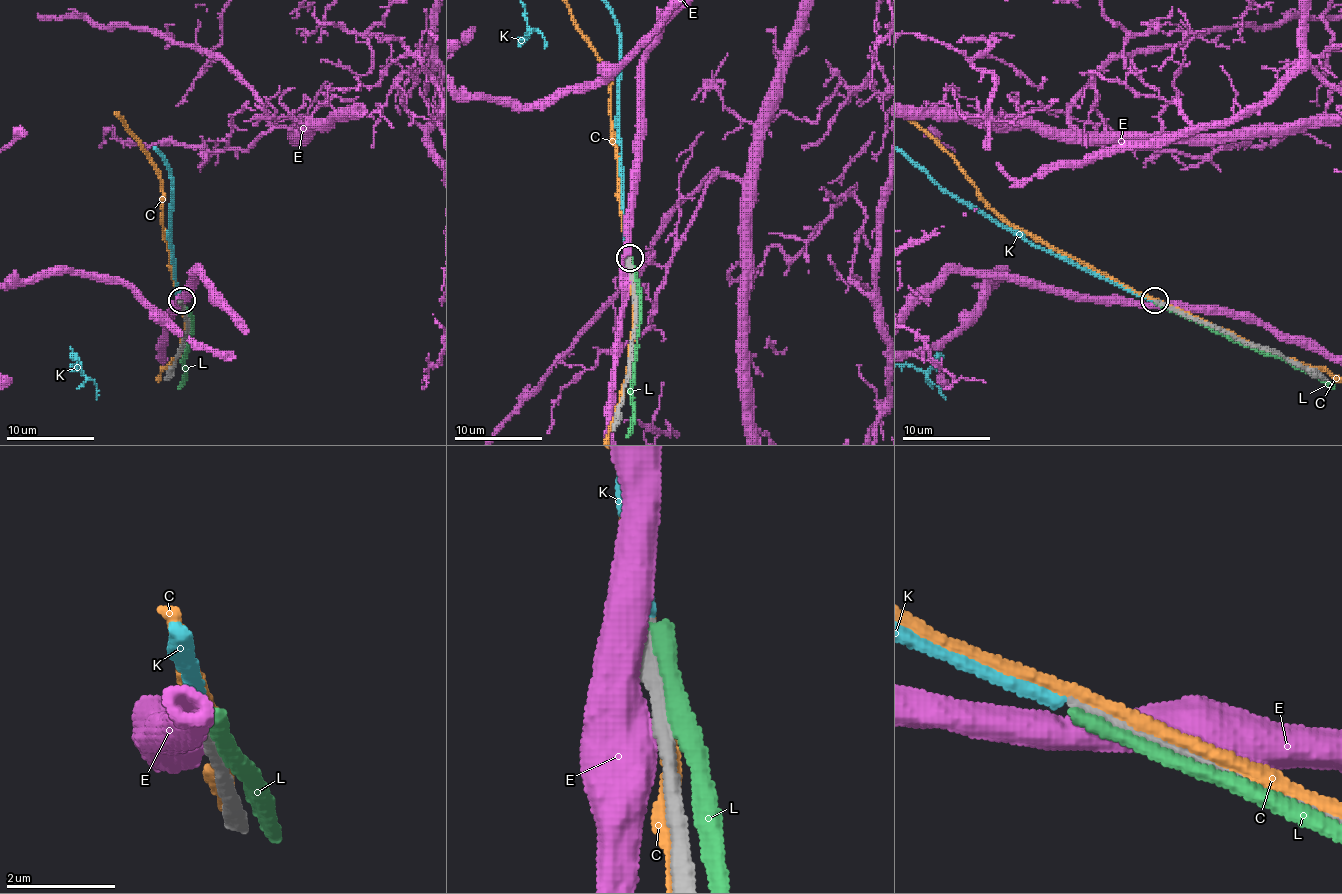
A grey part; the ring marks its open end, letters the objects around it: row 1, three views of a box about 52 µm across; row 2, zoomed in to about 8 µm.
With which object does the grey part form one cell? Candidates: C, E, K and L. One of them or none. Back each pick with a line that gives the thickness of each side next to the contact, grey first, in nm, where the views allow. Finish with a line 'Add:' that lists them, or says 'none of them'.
K: 360 nm thick on the grey side, 320 nm on the other
Add: K

